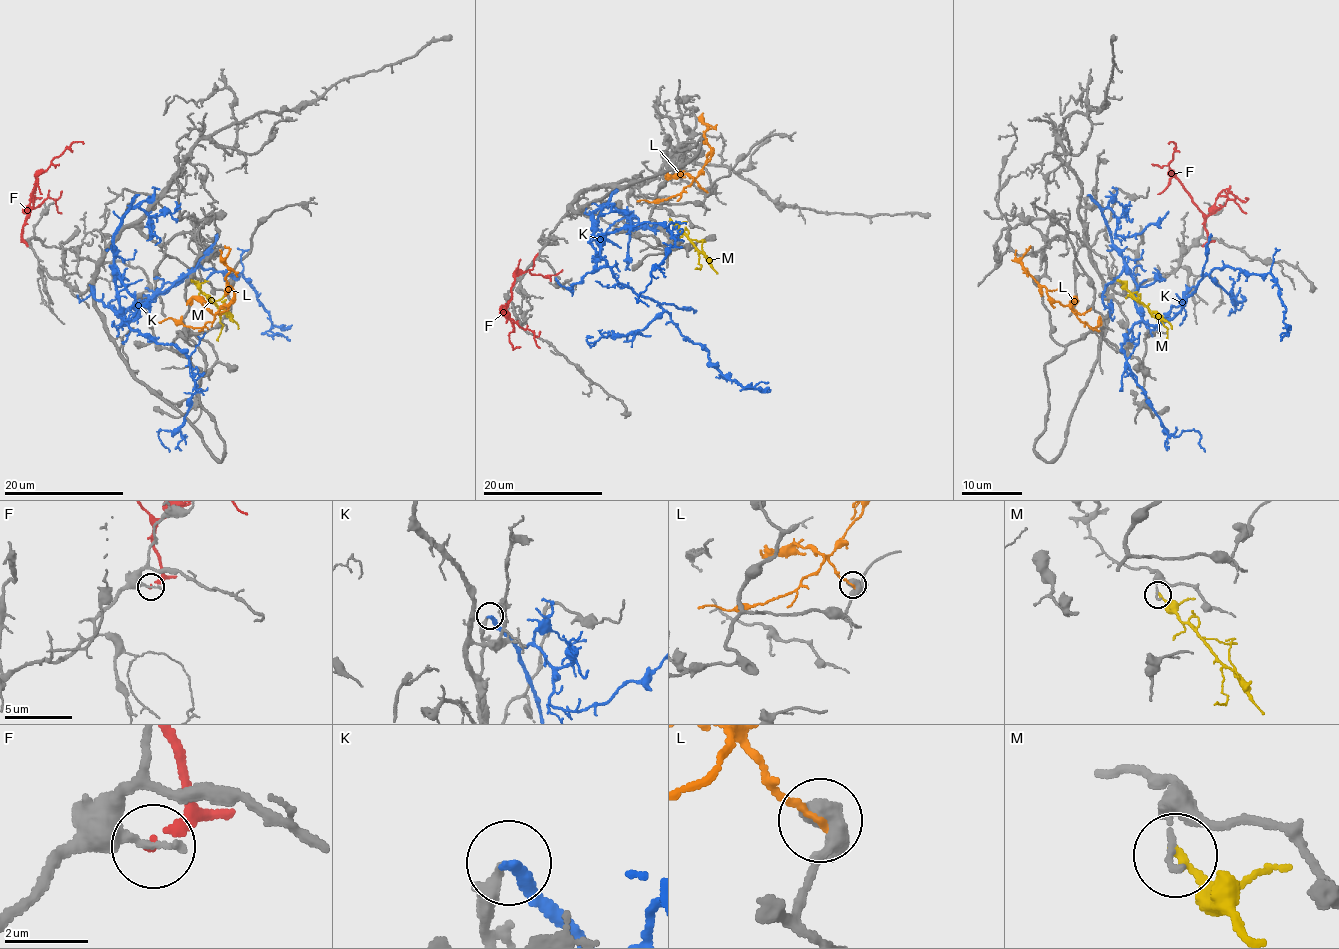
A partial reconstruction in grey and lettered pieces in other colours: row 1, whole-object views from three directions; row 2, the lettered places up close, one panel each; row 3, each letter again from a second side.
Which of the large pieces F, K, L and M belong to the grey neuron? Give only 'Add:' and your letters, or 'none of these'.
Add: none of these

